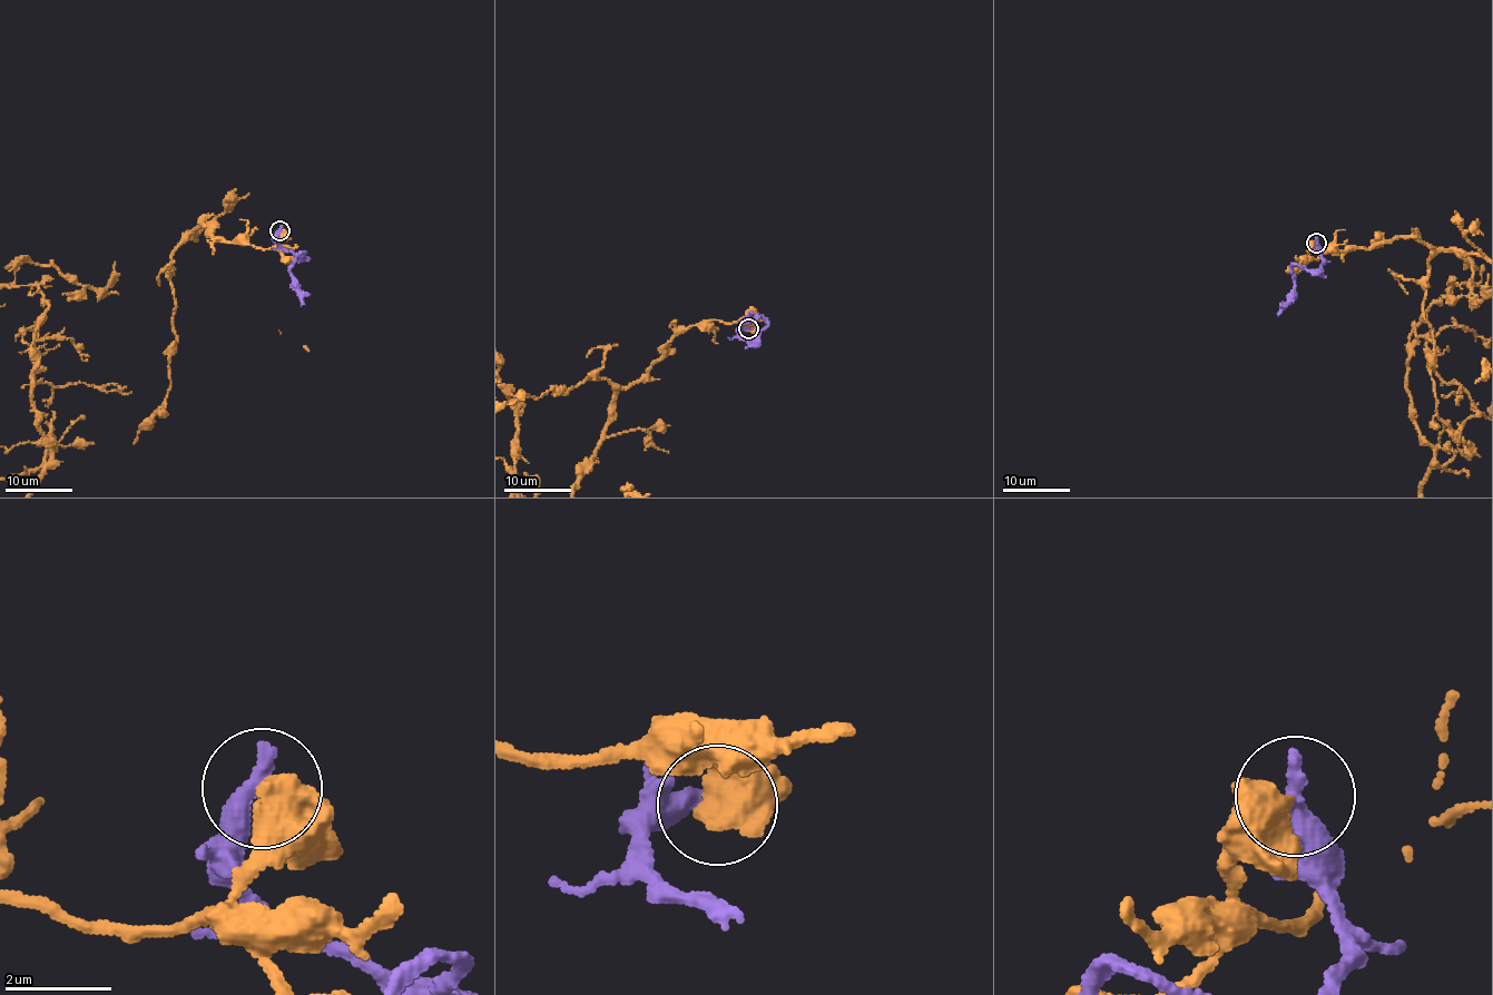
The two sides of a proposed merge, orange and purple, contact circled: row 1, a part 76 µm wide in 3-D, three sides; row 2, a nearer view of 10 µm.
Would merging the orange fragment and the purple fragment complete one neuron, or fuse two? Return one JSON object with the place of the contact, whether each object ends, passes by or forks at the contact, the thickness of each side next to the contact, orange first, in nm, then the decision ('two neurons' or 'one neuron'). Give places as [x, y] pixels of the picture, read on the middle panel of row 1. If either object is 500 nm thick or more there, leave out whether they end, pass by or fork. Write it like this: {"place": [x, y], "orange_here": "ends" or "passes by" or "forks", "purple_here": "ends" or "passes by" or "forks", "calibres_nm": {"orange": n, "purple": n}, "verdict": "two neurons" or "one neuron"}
{"place": [748, 328], "calibres_nm": {"orange": 600, "purple": 440}, "verdict": "two neurons"}

